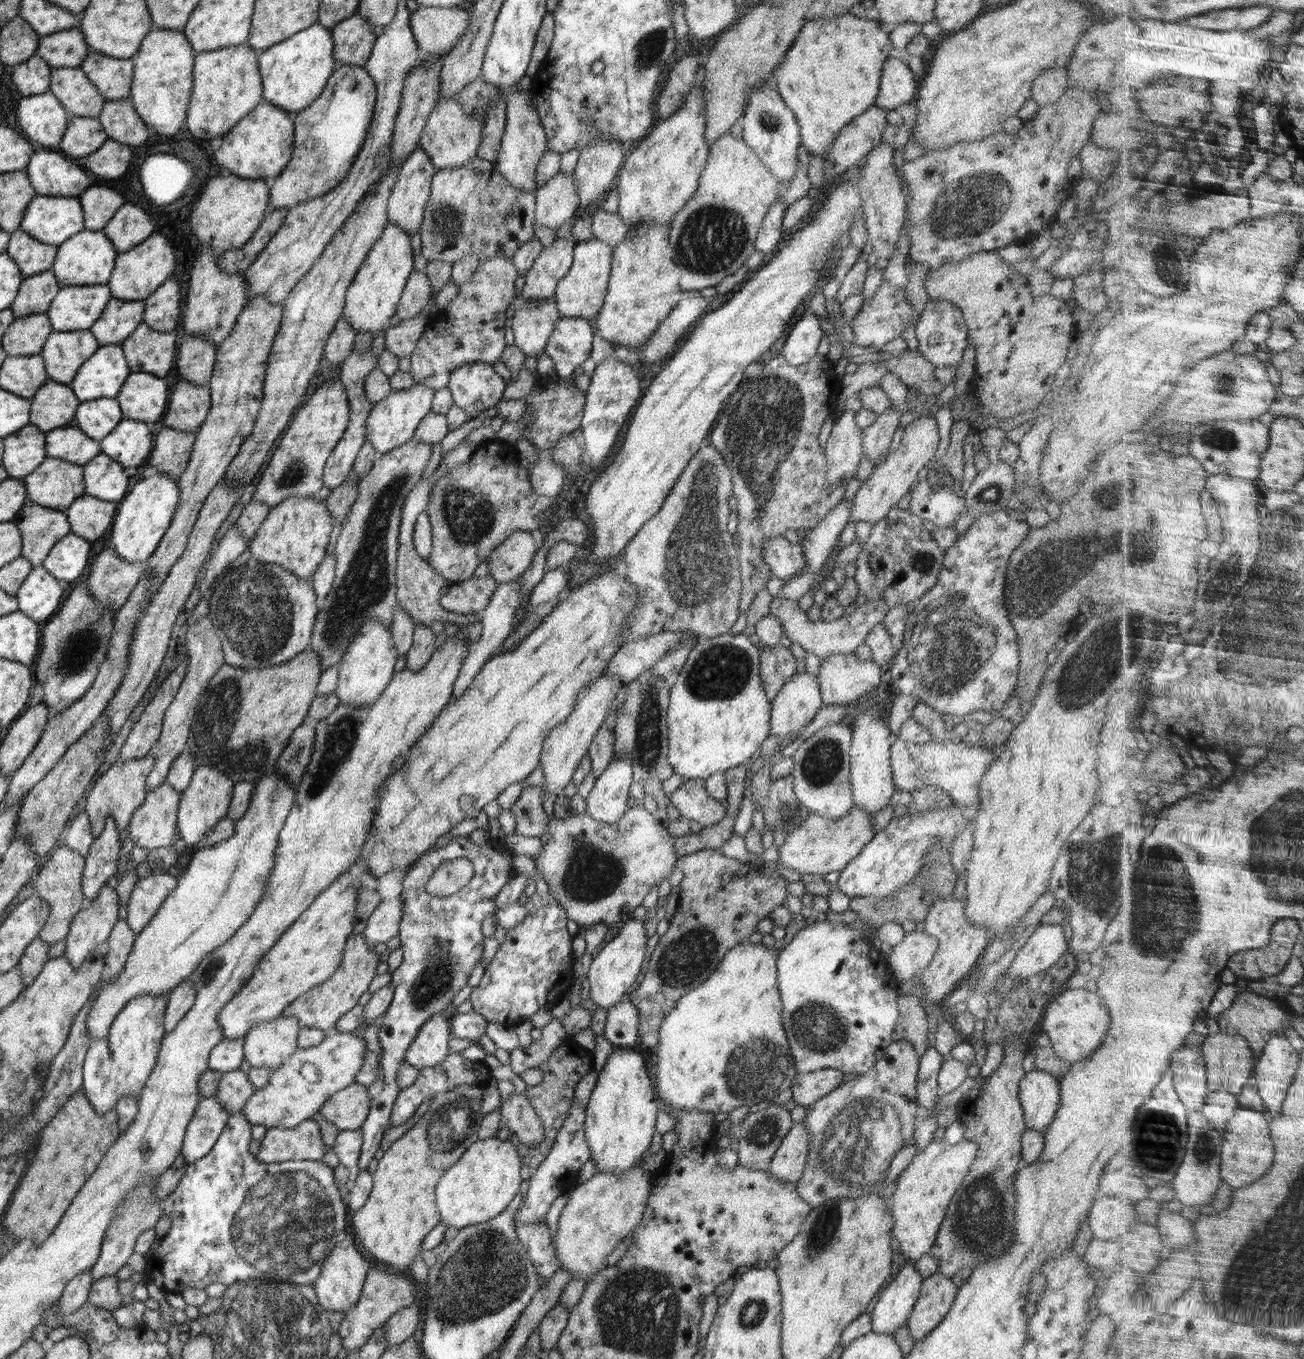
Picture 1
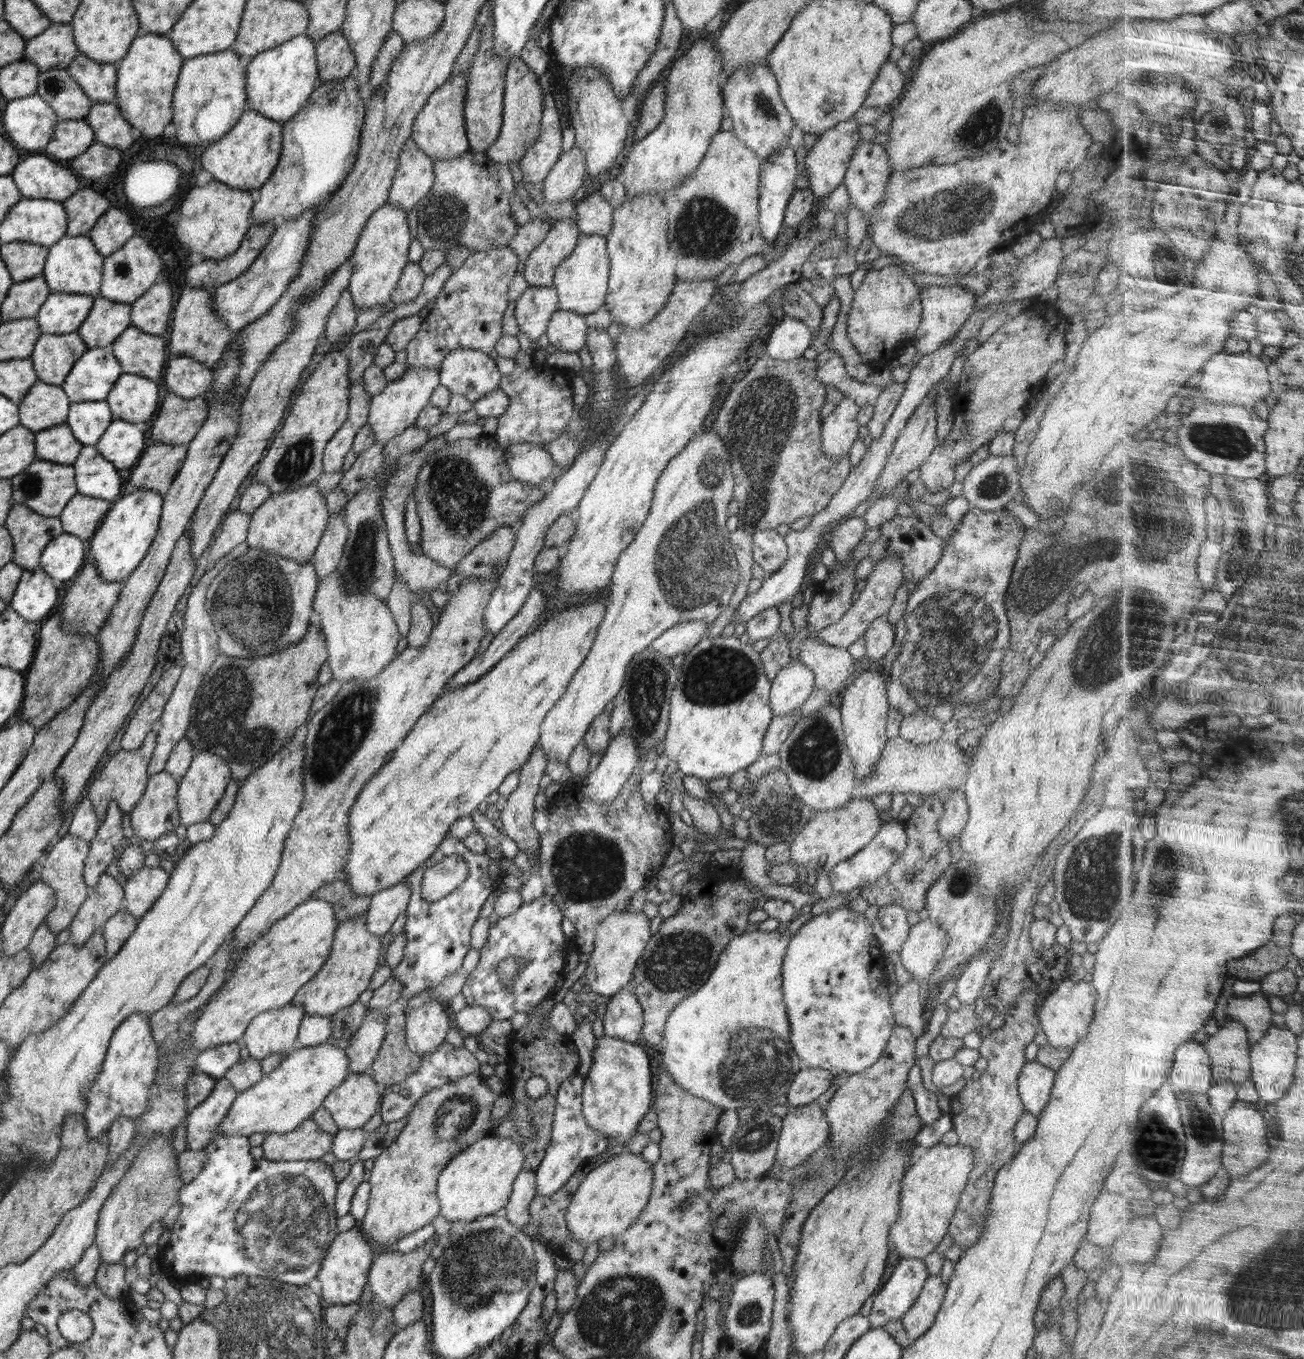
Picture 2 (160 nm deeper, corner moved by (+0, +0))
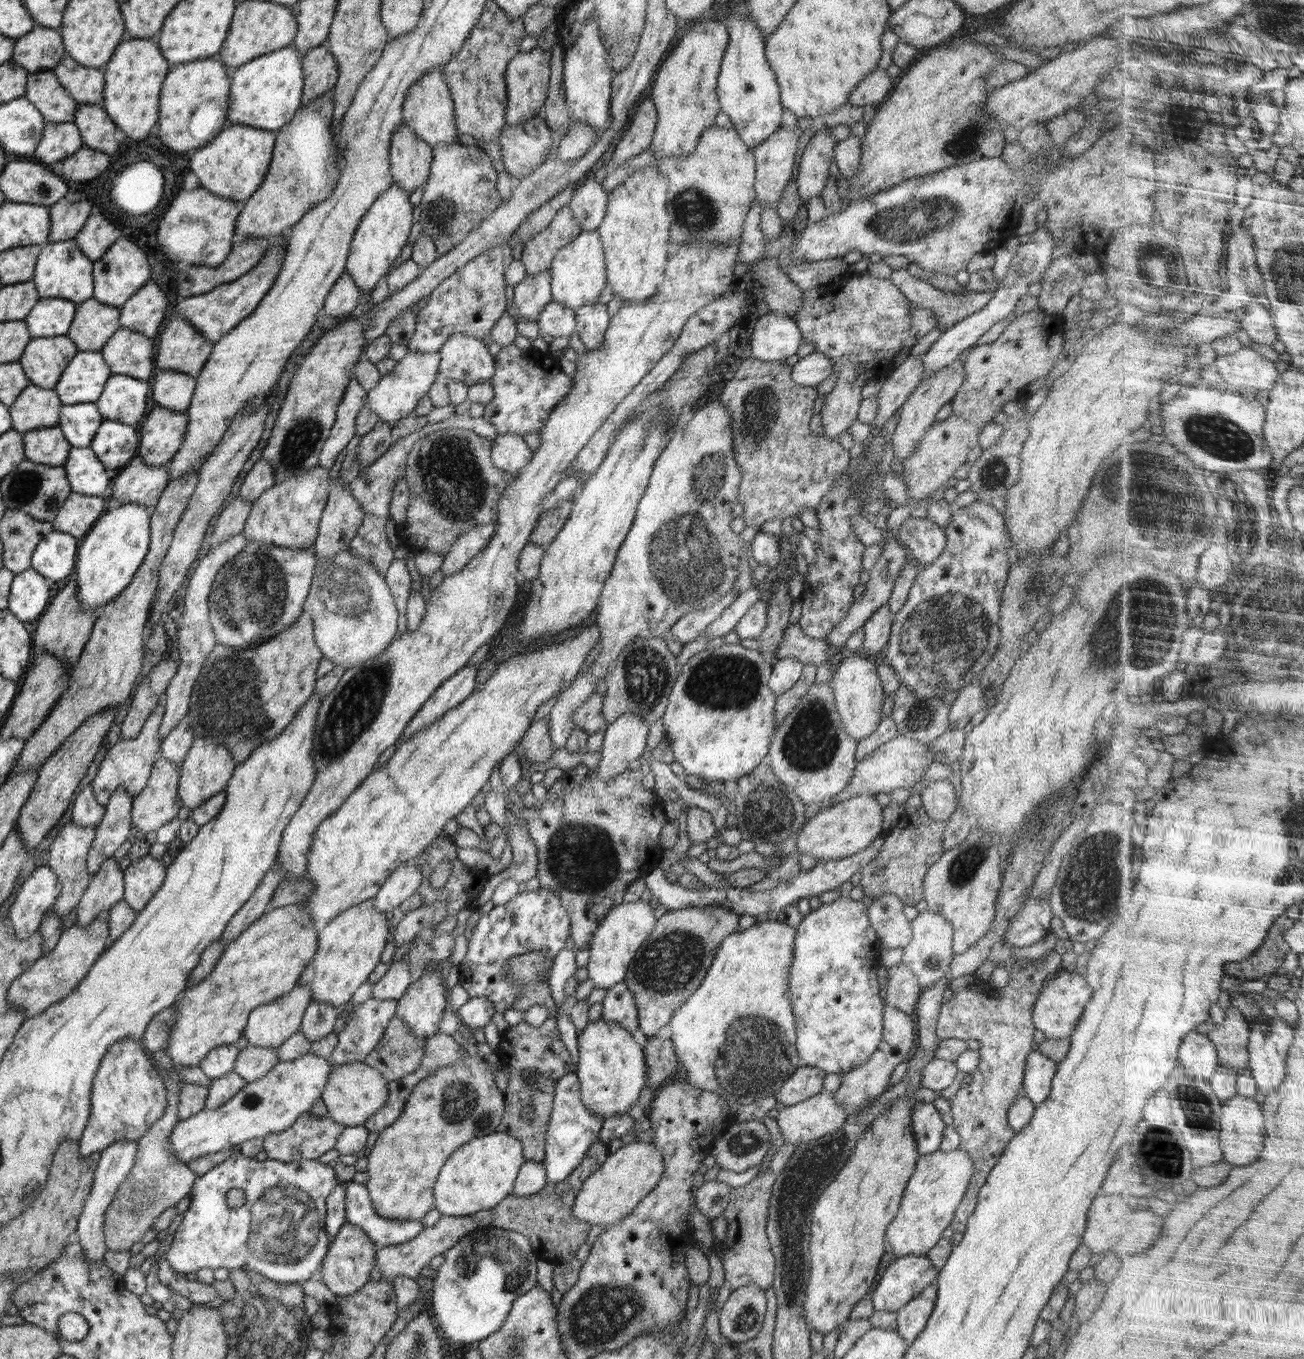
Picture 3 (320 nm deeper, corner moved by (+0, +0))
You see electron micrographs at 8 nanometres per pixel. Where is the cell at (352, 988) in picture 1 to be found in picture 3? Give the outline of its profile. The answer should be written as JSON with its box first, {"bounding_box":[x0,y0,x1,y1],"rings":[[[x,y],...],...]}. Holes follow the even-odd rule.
{"bounding_box":[297,898,388,1007],"rings":[[[374,898],[347,908],[333,918],[324,928],[318,930],[318,950],[314,958],[306,965],[297,984],[306,985],[312,991],[312,1000],[339,1007],[341,1004],[354,1001],[356,989],[368,980],[374,967],[380,962],[380,955],[388,940],[388,923],[385,913],[377,911]]]}

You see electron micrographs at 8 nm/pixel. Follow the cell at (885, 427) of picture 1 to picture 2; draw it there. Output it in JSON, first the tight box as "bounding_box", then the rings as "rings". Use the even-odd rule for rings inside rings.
{"bounding_box":[865,382,905,439],"rings":[[[895,382],[881,388],[873,407],[872,419],[865,425],[874,439],[881,437],[884,427],[894,414],[894,409],[903,395],[904,389],[905,383]]]}

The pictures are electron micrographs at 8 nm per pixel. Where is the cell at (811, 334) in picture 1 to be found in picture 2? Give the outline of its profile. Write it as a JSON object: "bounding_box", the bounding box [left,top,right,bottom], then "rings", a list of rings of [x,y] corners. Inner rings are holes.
{"bounding_box":[766,316,813,360],"rings":[[[785,316],[774,324],[766,340],[766,354],[780,360],[800,358],[810,346],[813,333],[801,320]]]}

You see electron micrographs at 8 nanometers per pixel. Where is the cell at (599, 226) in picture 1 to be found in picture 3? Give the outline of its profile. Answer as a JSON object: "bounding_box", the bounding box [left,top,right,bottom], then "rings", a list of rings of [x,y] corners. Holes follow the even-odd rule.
{"bounding_box":[569,179,608,231],"rings":[[[594,179],[573,192],[569,208],[581,230],[595,231],[606,216],[608,194]]]}

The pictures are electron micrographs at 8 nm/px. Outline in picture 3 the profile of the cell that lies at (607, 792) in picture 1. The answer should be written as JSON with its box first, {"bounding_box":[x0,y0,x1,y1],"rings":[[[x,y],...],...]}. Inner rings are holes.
{"bounding_box":[596,711,648,780],"rings":[[[632,711],[621,714],[605,730],[602,760],[596,769],[602,780],[627,775],[627,768],[646,751],[648,721]]]}

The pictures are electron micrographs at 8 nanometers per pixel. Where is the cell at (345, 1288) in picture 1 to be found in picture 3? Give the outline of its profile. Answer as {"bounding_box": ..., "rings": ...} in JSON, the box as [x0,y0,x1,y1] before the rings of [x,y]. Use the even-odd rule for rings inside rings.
{"bounding_box":[318,1222,377,1296],"rings":[[[346,1222],[338,1235],[332,1239],[332,1246],[327,1250],[318,1277],[336,1296],[354,1294],[370,1280],[370,1272],[375,1267],[377,1254],[373,1241],[366,1236],[362,1228]]]}

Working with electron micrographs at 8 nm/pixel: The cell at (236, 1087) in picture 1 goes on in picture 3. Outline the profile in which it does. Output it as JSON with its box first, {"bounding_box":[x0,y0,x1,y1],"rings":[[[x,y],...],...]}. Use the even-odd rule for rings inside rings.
{"bounding_box":[234,1044,278,1083],"rings":[[[249,1044],[239,1051],[234,1071],[251,1083],[270,1072],[278,1061],[277,1049]]]}

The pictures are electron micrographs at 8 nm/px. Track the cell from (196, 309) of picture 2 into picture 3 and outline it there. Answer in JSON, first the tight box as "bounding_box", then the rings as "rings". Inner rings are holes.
{"bounding_box":[155,312,213,378],"rings":[[[177,312],[160,334],[155,366],[157,370],[178,370],[196,378],[208,360],[213,344]]]}

